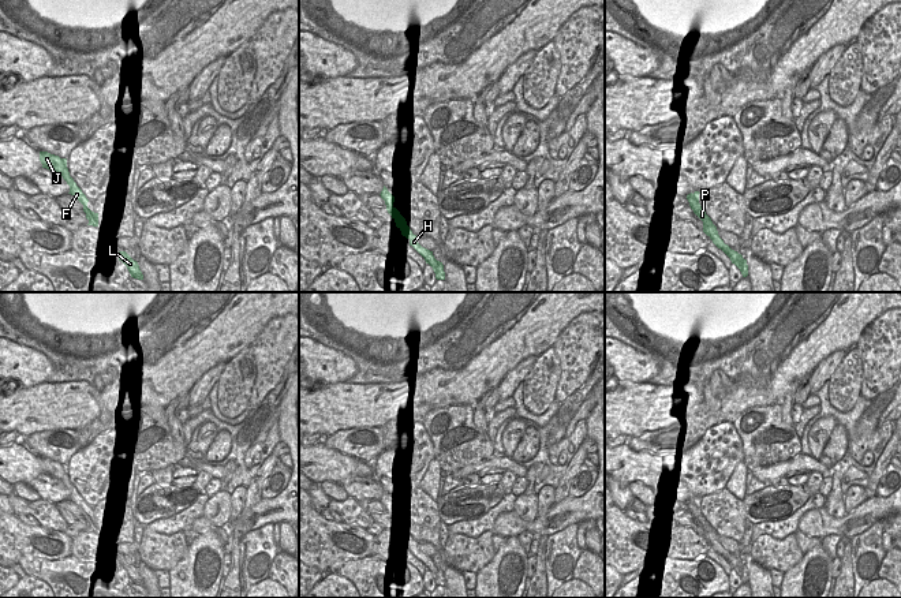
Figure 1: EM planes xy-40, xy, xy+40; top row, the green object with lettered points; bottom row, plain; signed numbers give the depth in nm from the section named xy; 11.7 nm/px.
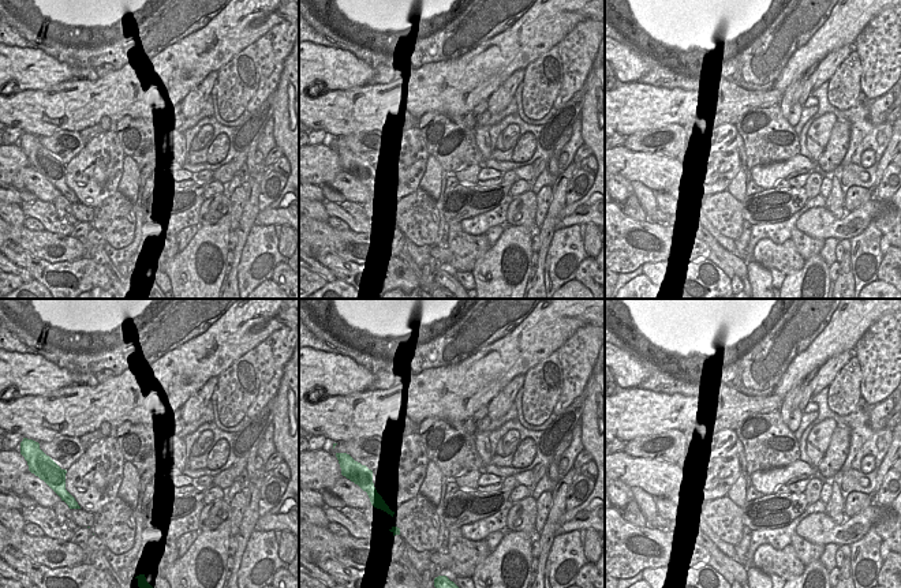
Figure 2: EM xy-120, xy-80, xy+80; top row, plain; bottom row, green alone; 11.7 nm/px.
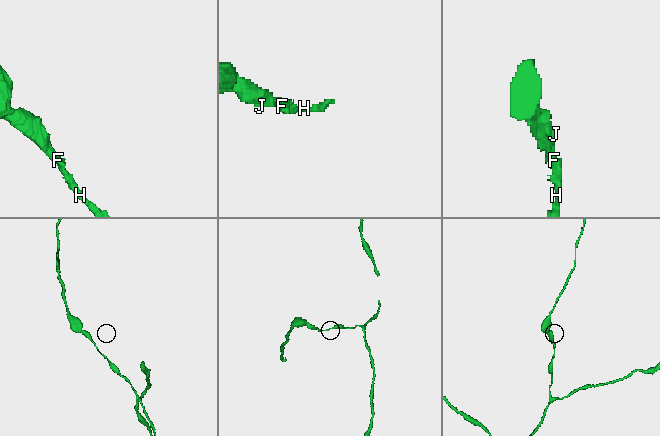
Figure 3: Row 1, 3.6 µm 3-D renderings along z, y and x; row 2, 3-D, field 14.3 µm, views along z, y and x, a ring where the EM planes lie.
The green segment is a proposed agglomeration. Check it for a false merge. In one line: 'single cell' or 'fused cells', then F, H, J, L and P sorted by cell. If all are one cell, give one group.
single cell; groups F H J L P

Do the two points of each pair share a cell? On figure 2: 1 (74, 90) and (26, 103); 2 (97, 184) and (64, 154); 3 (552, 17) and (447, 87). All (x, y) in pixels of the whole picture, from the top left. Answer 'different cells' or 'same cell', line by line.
1: same cell
2: different cells
3: same cell

